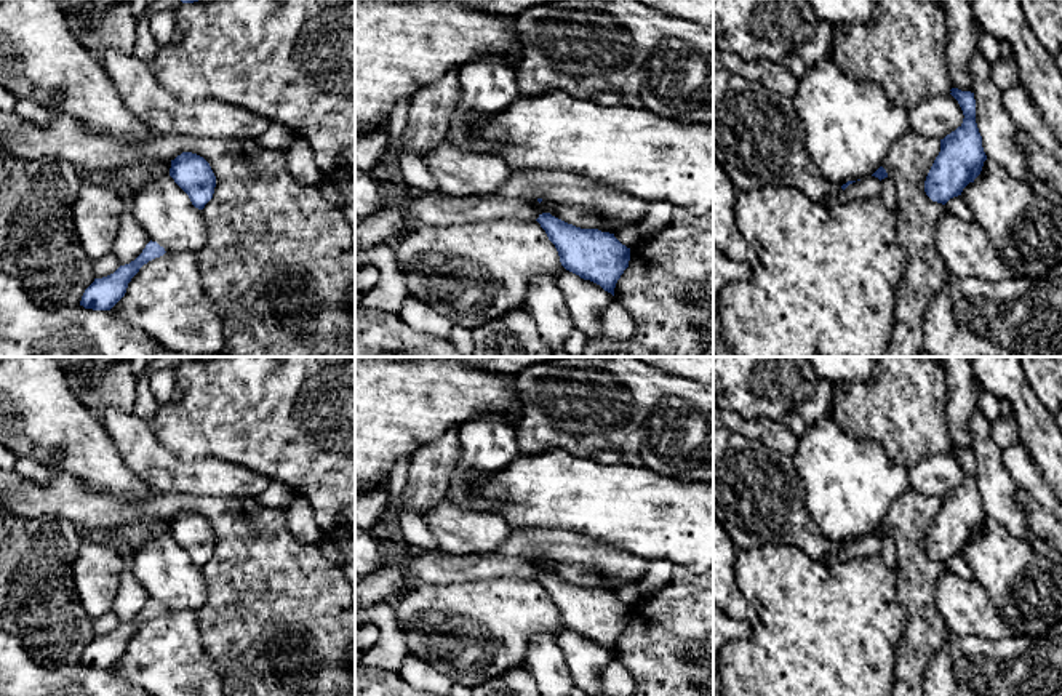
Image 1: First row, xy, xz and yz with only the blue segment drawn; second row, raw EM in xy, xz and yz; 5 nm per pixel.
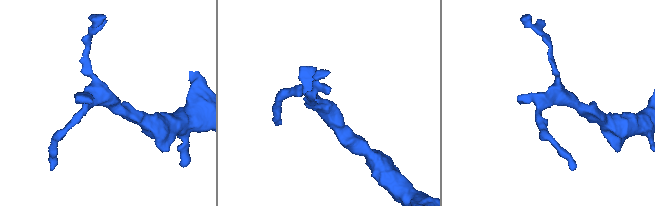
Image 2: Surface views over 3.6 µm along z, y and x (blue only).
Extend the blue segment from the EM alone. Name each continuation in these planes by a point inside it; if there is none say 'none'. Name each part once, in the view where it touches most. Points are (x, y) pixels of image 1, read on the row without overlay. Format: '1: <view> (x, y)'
1: yz (758, 498)

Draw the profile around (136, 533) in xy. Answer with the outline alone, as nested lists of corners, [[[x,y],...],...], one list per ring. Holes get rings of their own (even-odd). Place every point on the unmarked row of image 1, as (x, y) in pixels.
[[[141,517],[112,528],[85,528],[80,530],[80,534],[85,542],[93,544],[104,544],[118,539],[126,546],[130,554],[147,546],[160,534],[170,534],[170,526],[171,518]]]

